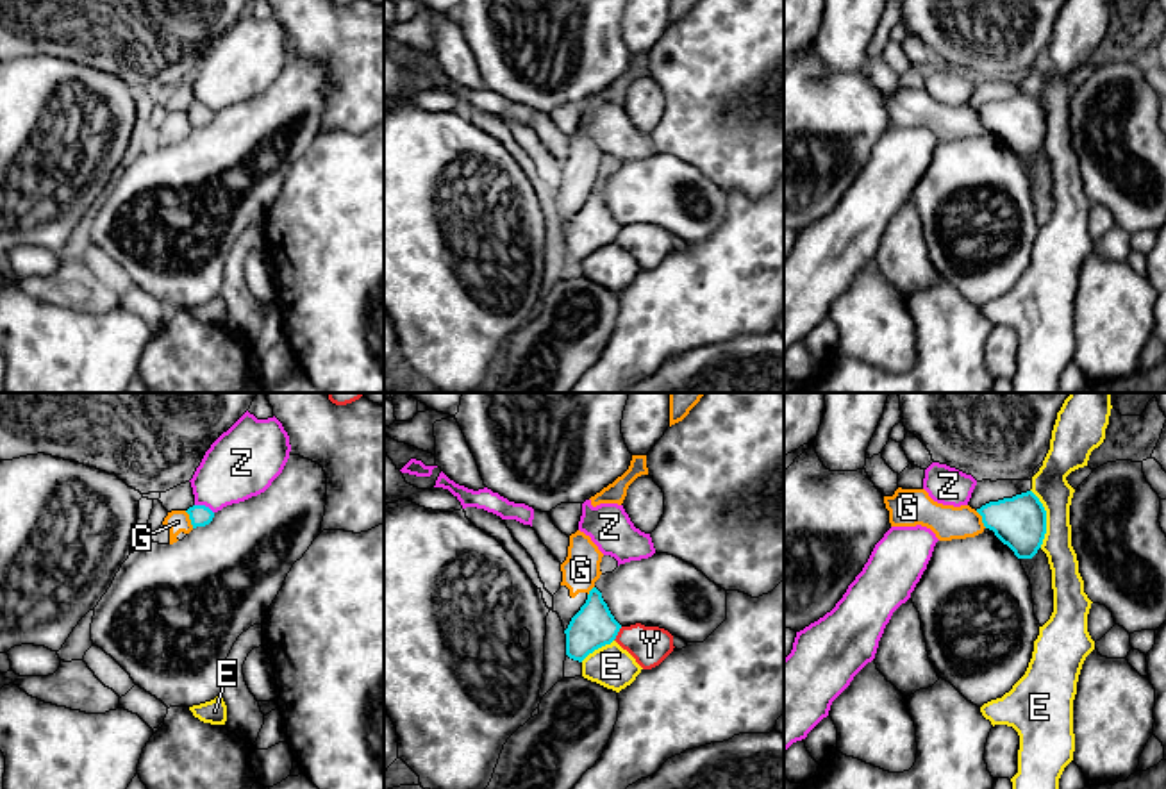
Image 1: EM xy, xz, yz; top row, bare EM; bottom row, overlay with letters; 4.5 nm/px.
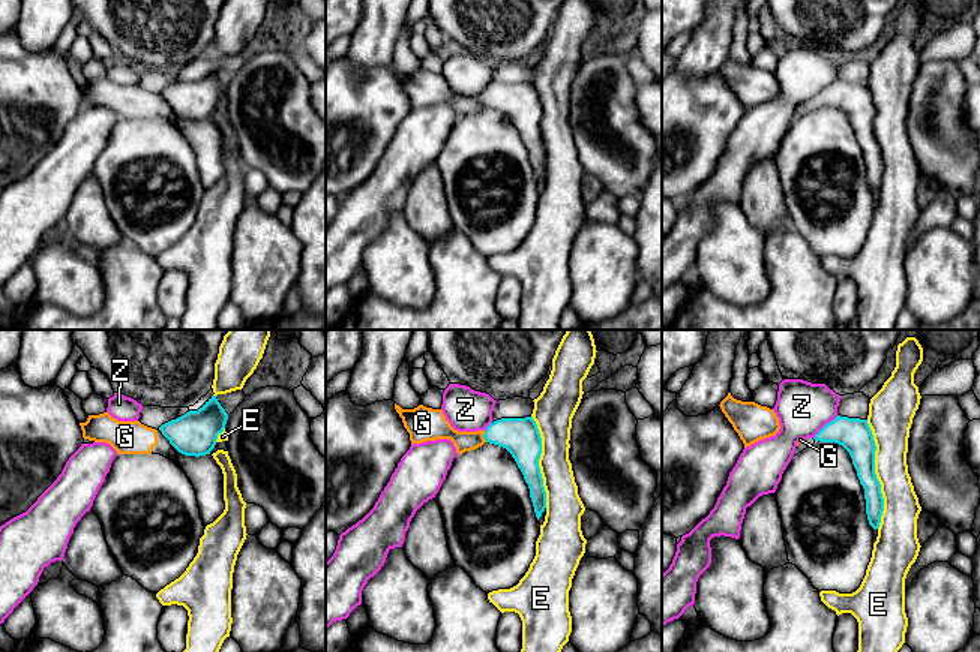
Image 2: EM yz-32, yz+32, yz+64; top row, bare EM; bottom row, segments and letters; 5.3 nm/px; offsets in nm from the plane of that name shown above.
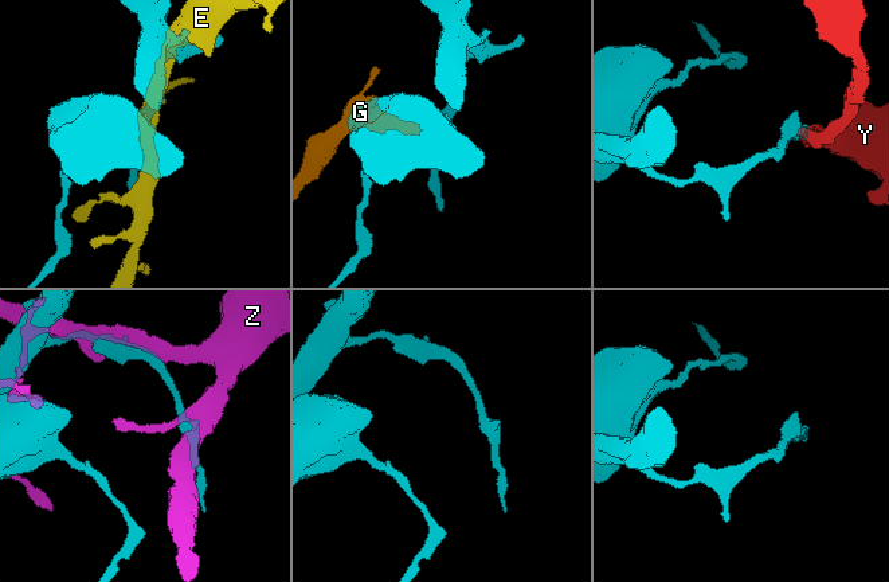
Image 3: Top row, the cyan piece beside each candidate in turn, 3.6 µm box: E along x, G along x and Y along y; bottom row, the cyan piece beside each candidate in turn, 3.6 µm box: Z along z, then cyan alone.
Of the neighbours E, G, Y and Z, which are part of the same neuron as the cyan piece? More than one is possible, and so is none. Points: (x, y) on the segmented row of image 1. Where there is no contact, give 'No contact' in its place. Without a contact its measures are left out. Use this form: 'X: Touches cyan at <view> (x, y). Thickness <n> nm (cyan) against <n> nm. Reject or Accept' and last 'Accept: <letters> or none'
E: Touches cyan at yz (1045, 518). Thickness 240 nm (cyan) against 160 nm. Reject
G: Touches cyan at xy (190, 518). Thickness 90 nm (cyan) against 100 nm. Reject
Y: Touches cyan at xz (616, 634). Thickness 190 nm (cyan) against 180 nm. Reject
Z: Touches cyan at xy (204, 506). Thickness 90 nm (cyan) against 300 nm. Reject
Accept: none

